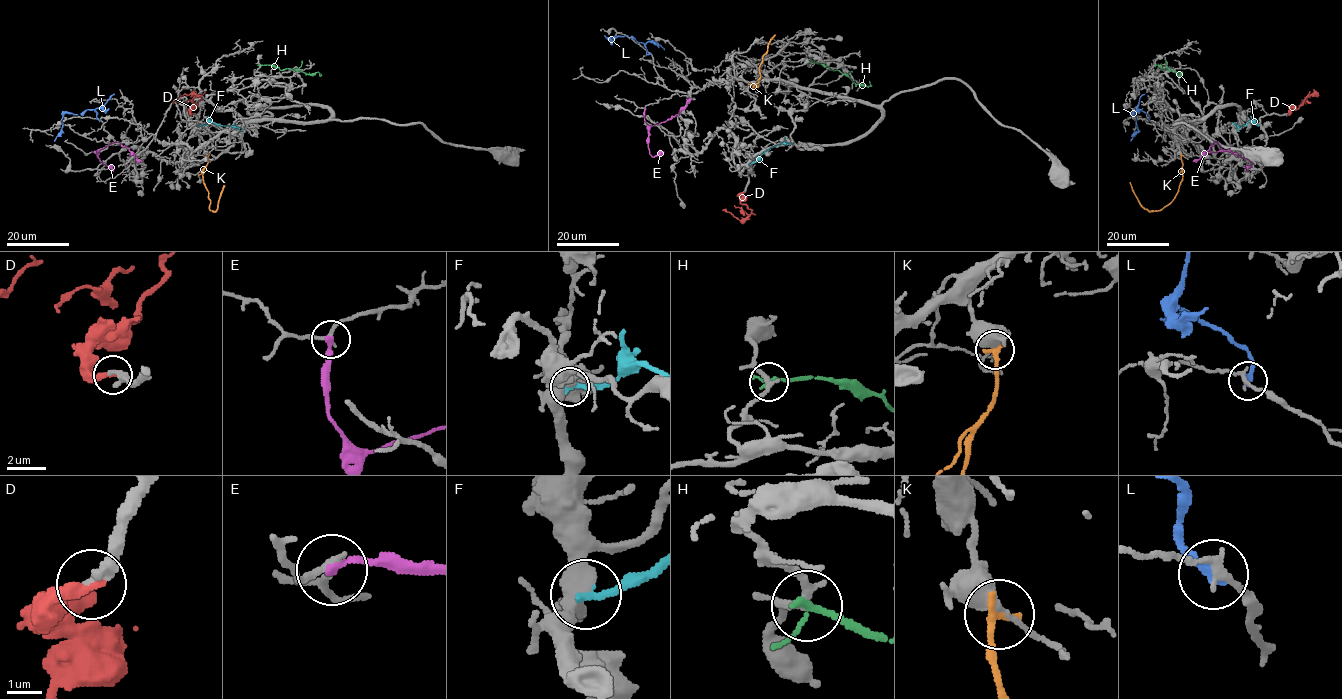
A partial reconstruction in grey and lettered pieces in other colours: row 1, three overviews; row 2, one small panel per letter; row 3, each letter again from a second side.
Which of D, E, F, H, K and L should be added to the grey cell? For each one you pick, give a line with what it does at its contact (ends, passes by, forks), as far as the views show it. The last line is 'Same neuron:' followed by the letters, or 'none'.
D: it ends
Same neuron: D

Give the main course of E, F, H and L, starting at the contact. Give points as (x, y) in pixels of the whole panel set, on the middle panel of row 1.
E: (644, 108), (644, 121), (653, 126), (678, 115), (692, 98)
F: (749, 164), (776, 145), (793, 144)
H: (811, 60), (845, 74), (856, 84), (871, 86), (869, 80)
L: (649, 53), (642, 42), (630, 36), (616, 36), (612, 42), (604, 35)

